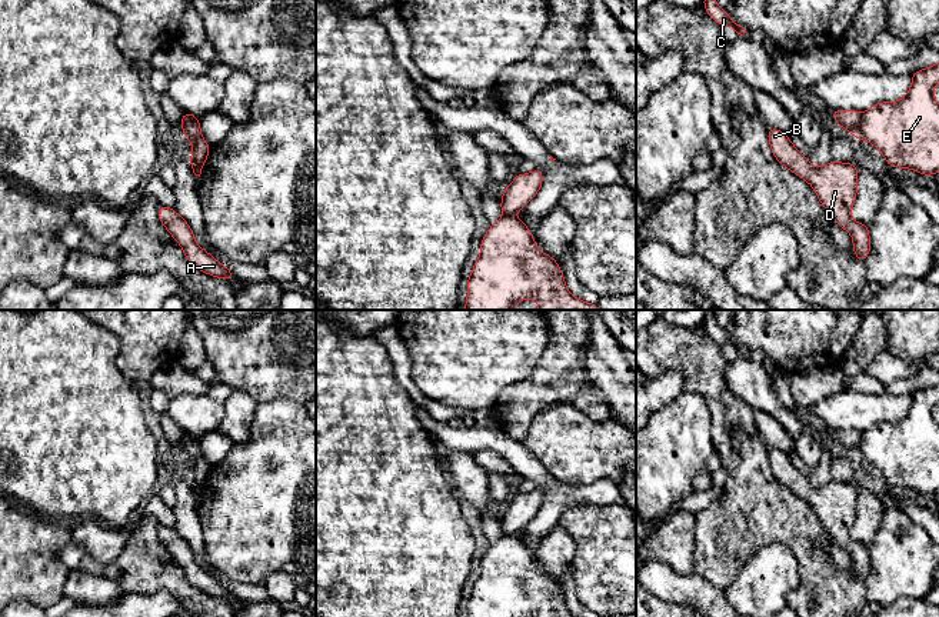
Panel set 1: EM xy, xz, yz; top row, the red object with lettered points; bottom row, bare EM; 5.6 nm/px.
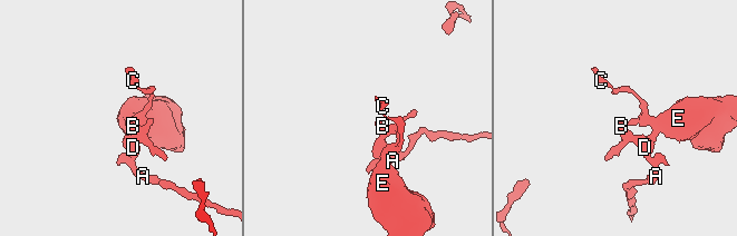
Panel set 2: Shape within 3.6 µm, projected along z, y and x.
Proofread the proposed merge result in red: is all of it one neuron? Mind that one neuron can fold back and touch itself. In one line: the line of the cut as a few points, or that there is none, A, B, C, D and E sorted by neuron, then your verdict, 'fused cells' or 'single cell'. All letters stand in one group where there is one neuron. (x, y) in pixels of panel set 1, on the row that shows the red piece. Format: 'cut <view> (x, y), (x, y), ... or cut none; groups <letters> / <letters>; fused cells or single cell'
cut yz (862, 113), (855, 136); groups A B C D / E; fused cells

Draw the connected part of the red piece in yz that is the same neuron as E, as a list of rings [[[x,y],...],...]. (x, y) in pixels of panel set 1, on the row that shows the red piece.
[[[939,63],[912,74],[908,94],[895,101],[880,101],[862,113],[858,140],[872,143],[889,167],[912,169],[925,177],[939,173],[939,104],[933,89],[939,84]]]

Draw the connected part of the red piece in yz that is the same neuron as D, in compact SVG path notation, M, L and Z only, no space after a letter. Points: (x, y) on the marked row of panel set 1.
M767 127L767 139L775 159L813 187L820 204L852 236L856 259L866 261L870 253L869 226L850 217L858 193L859 171L856 166L830 160L823 167L816 169L783 131Z

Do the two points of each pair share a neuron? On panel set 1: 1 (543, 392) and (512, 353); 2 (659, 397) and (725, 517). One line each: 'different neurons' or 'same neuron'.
1: different neurons
2: different neurons

